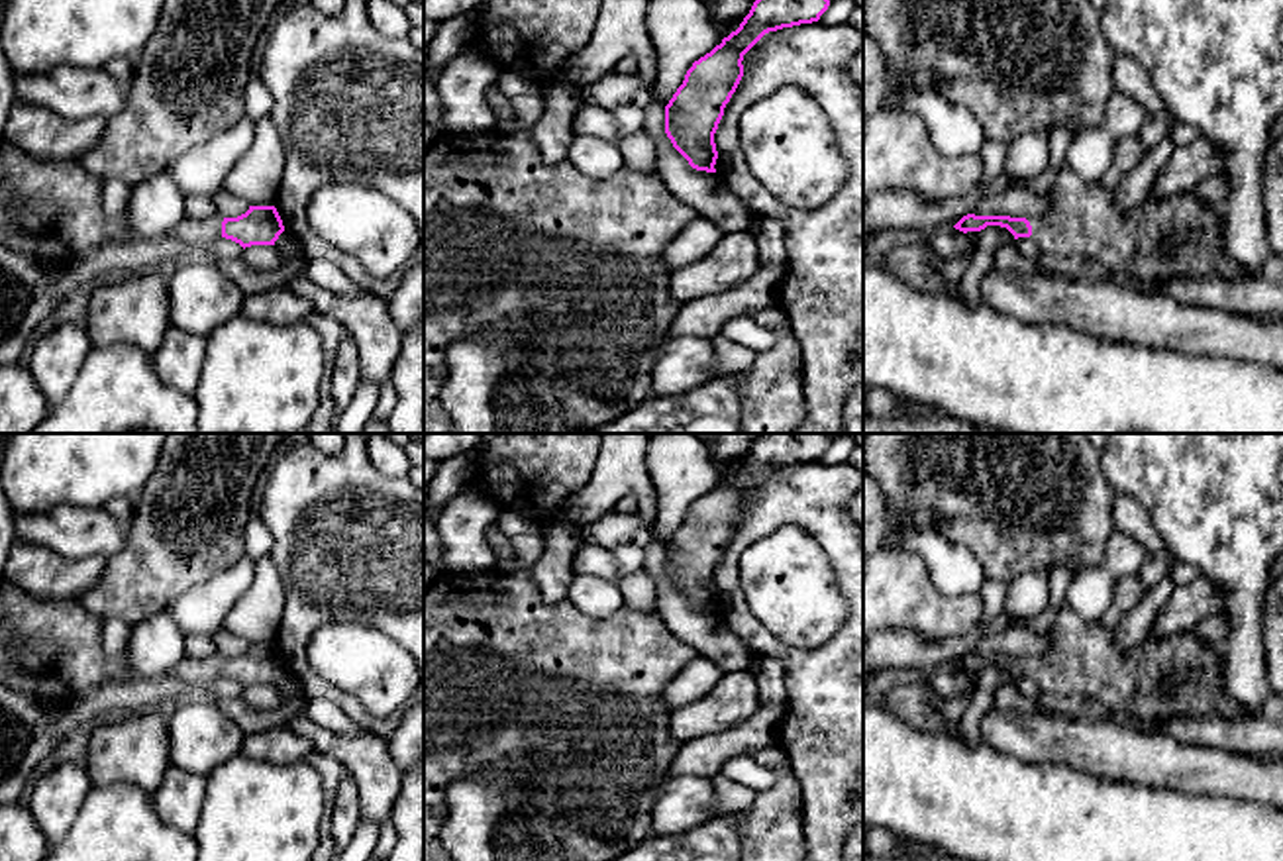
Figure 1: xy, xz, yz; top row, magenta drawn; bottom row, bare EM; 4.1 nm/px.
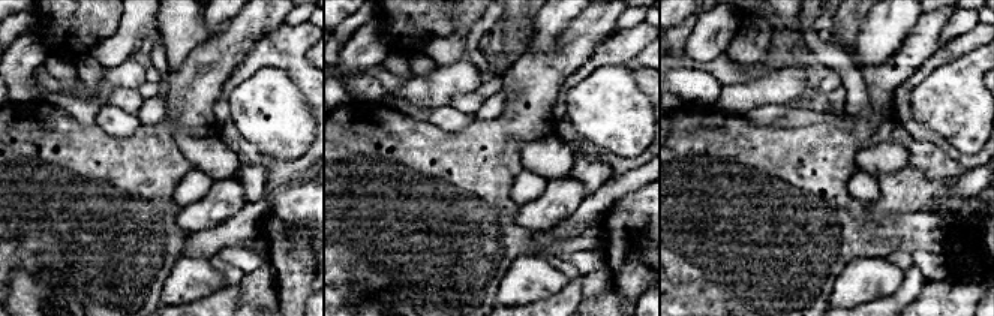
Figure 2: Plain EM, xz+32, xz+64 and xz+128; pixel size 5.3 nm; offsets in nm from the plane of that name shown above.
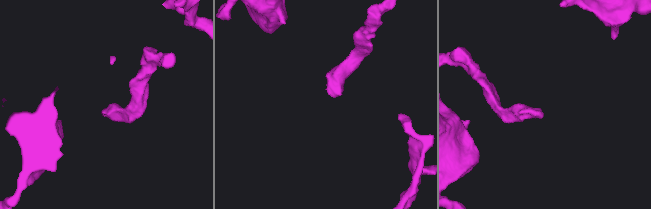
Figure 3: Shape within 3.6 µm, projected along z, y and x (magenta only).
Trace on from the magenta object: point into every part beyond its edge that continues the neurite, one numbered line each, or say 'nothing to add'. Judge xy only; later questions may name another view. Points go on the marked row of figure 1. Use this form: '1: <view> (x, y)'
1: xy (195, 234)

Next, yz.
1: yz (1176, 238)

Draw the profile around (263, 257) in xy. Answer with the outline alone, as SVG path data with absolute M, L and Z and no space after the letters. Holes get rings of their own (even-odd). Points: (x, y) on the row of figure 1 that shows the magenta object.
M251 245L243 249L241 259L257 271L273 271L281 257L273 245Z

